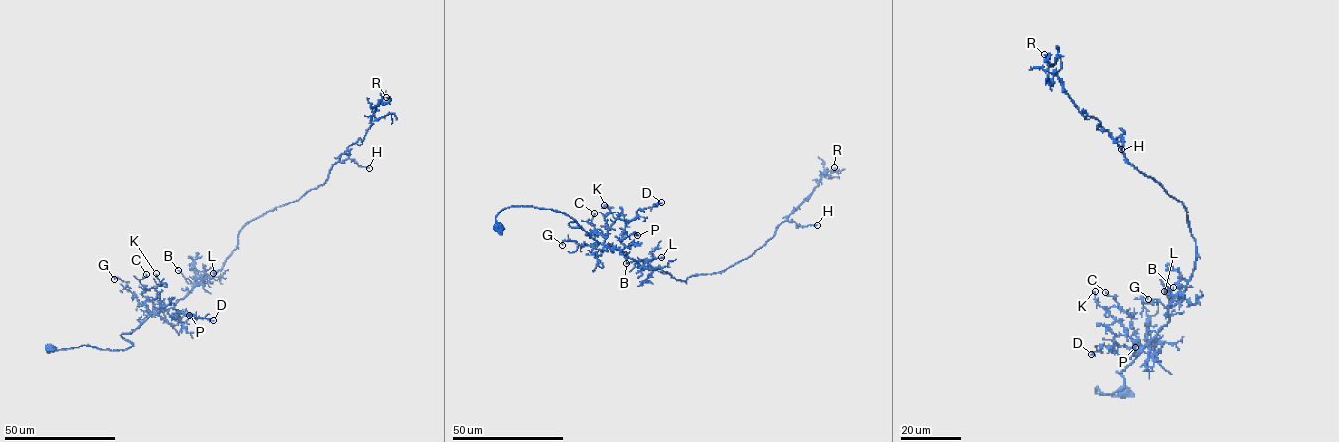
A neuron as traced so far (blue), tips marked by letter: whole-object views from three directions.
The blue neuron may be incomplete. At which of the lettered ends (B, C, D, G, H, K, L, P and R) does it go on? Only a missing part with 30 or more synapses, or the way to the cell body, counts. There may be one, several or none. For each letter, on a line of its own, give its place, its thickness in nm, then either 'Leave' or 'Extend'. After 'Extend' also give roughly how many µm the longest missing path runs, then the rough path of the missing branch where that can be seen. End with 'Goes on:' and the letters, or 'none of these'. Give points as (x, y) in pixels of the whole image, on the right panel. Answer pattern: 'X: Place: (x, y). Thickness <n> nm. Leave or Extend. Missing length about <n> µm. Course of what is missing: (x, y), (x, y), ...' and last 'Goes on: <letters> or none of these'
B: Place: (1173, 287). Thickness 130 nm. Leave
C: Place: (1105, 292). Thickness 100 nm. Leave
D: Place: (1091, 354). Thickness 120 nm. Leave
G: Place: (1148, 299). Thickness 150 nm. Leave
H: Place: (1121, 149). Thickness 240 nm. Leave
K: Place: (1095, 291). Thickness 140 nm. Leave
L: Place: (1164, 291). Thickness 100 nm. Leave
P: Place: (1135, 347). Thickness 130 nm. Leave
R: Place: (1044, 54). Thickness 180 nm. Leave
Goes on: none of these

